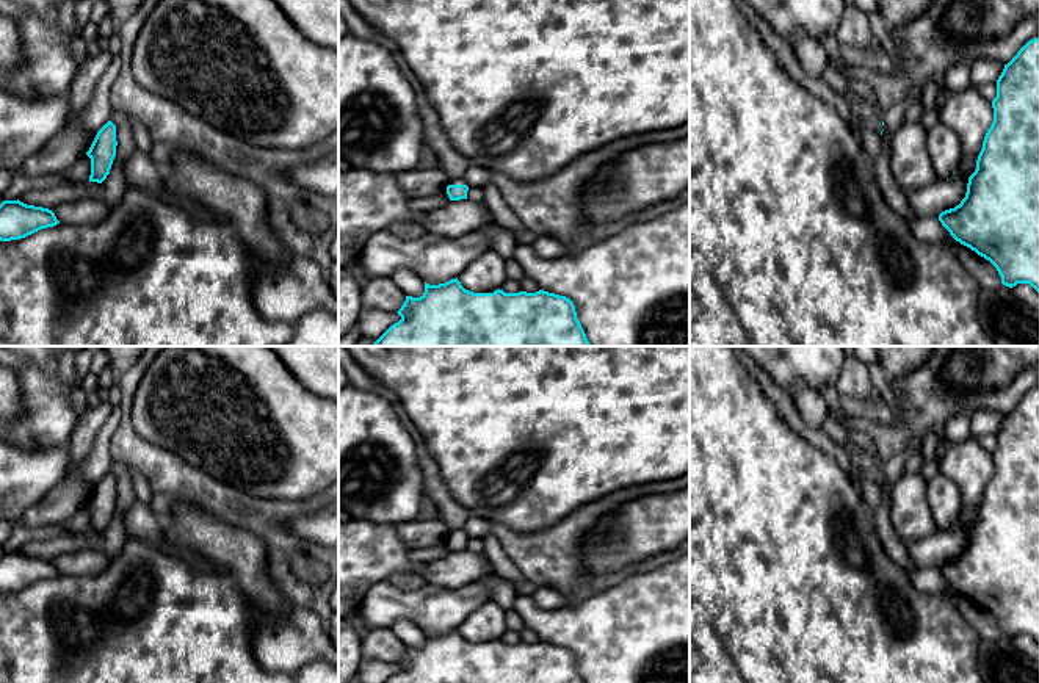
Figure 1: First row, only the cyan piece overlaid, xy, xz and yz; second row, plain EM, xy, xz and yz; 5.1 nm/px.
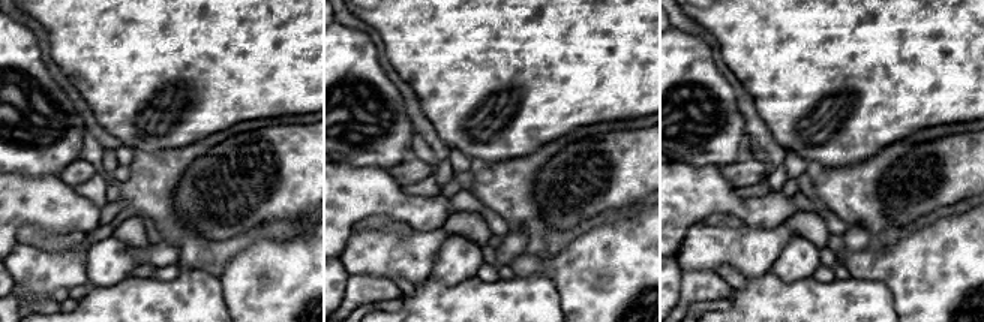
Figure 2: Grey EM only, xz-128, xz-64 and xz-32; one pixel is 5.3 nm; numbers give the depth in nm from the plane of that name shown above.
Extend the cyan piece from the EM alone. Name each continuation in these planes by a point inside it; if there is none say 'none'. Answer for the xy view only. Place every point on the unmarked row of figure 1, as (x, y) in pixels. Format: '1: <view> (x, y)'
none

